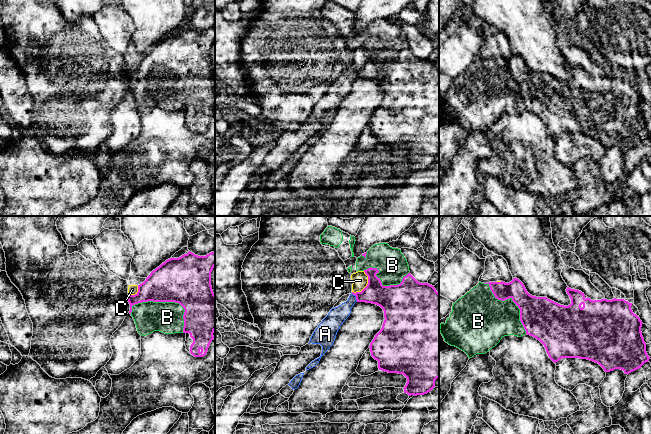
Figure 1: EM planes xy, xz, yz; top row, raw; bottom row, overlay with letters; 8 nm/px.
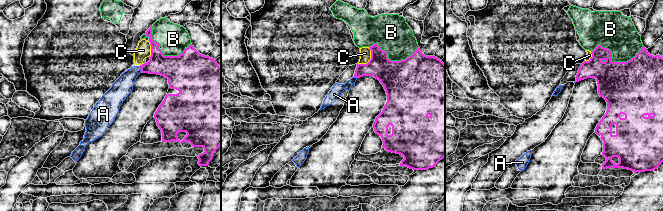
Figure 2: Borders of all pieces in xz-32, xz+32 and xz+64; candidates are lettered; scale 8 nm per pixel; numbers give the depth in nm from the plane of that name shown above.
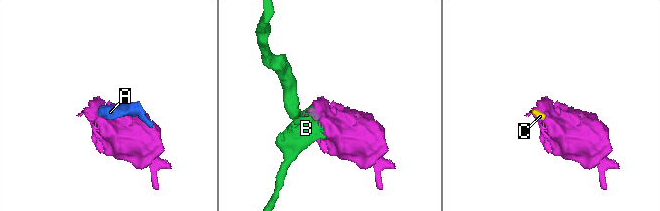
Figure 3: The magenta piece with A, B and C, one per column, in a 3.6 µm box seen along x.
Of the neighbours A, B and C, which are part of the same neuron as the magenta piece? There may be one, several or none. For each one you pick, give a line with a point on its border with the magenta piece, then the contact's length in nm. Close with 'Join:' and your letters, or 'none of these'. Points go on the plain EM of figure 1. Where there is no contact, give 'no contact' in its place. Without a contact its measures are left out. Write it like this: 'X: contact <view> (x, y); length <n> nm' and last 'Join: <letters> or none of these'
B: contact xy (166, 77); length 480 nm
Join: B

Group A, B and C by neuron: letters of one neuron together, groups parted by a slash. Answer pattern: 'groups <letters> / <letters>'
groups A C / B

